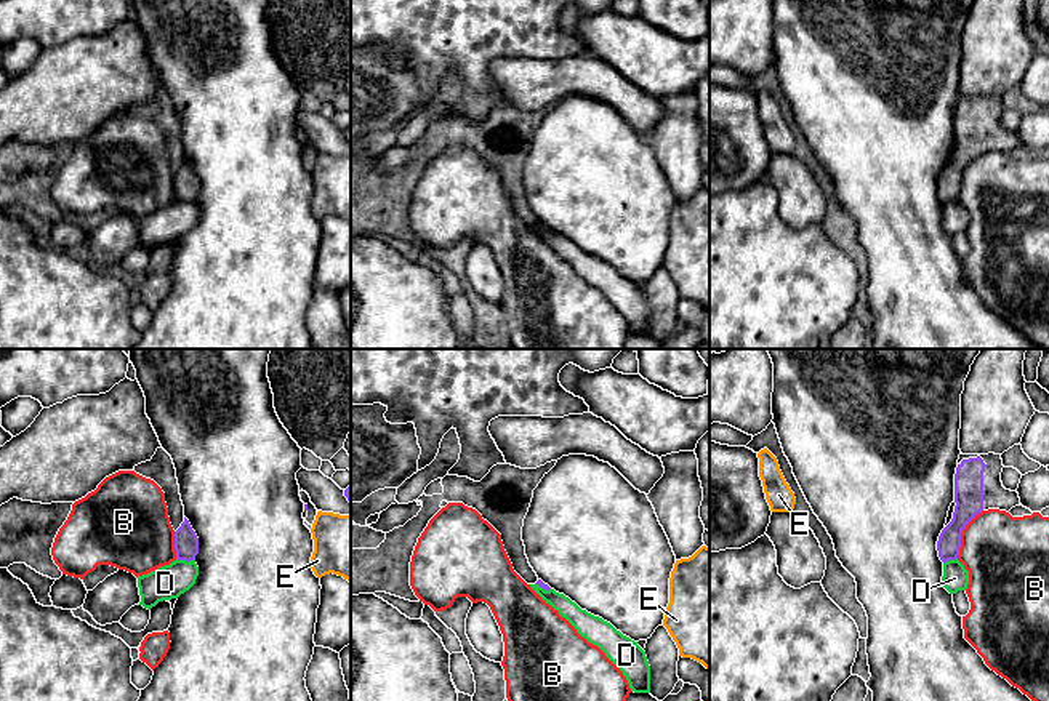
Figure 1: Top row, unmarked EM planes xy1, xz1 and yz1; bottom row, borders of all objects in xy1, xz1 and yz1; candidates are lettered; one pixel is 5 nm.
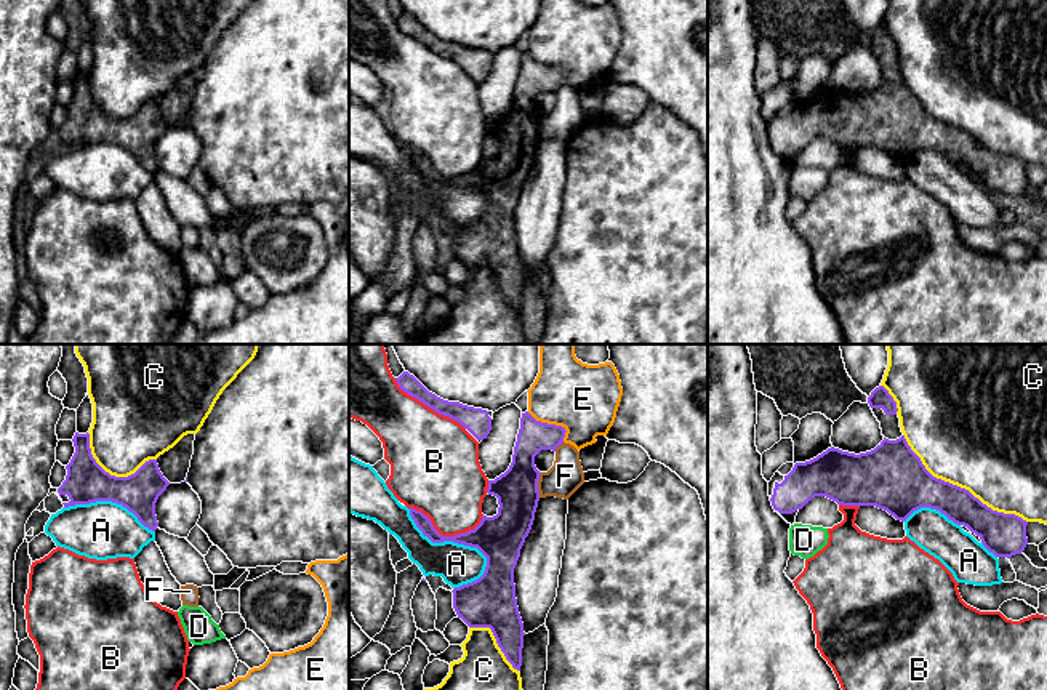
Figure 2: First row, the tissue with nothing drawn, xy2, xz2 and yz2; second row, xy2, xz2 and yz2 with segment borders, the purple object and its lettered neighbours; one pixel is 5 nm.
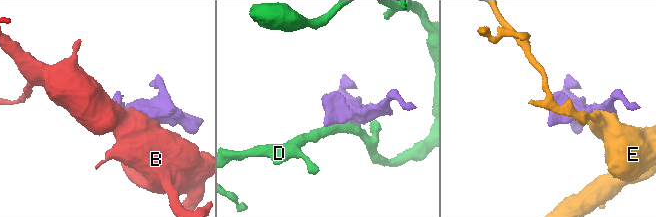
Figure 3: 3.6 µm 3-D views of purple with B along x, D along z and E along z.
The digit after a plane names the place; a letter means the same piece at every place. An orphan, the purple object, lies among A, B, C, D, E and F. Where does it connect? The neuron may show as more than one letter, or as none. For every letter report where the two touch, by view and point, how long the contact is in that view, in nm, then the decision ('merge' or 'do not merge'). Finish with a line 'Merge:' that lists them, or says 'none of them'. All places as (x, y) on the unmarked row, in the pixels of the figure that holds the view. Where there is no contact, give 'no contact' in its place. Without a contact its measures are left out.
A: xz2 (450, 181) | 500 nm | do not merge
B: xz2 (444, 178) | 380 nm | do not merge
C: yz2 (959, 128) | 750 nm | do not merge
D: xy1 (186, 202) | 100 nm | do not merge
E: xz2 (551, 66) | 240 nm | do not merge
F: xz2 (537, 127) | 130 nm | do not merge
Merge: none of them

